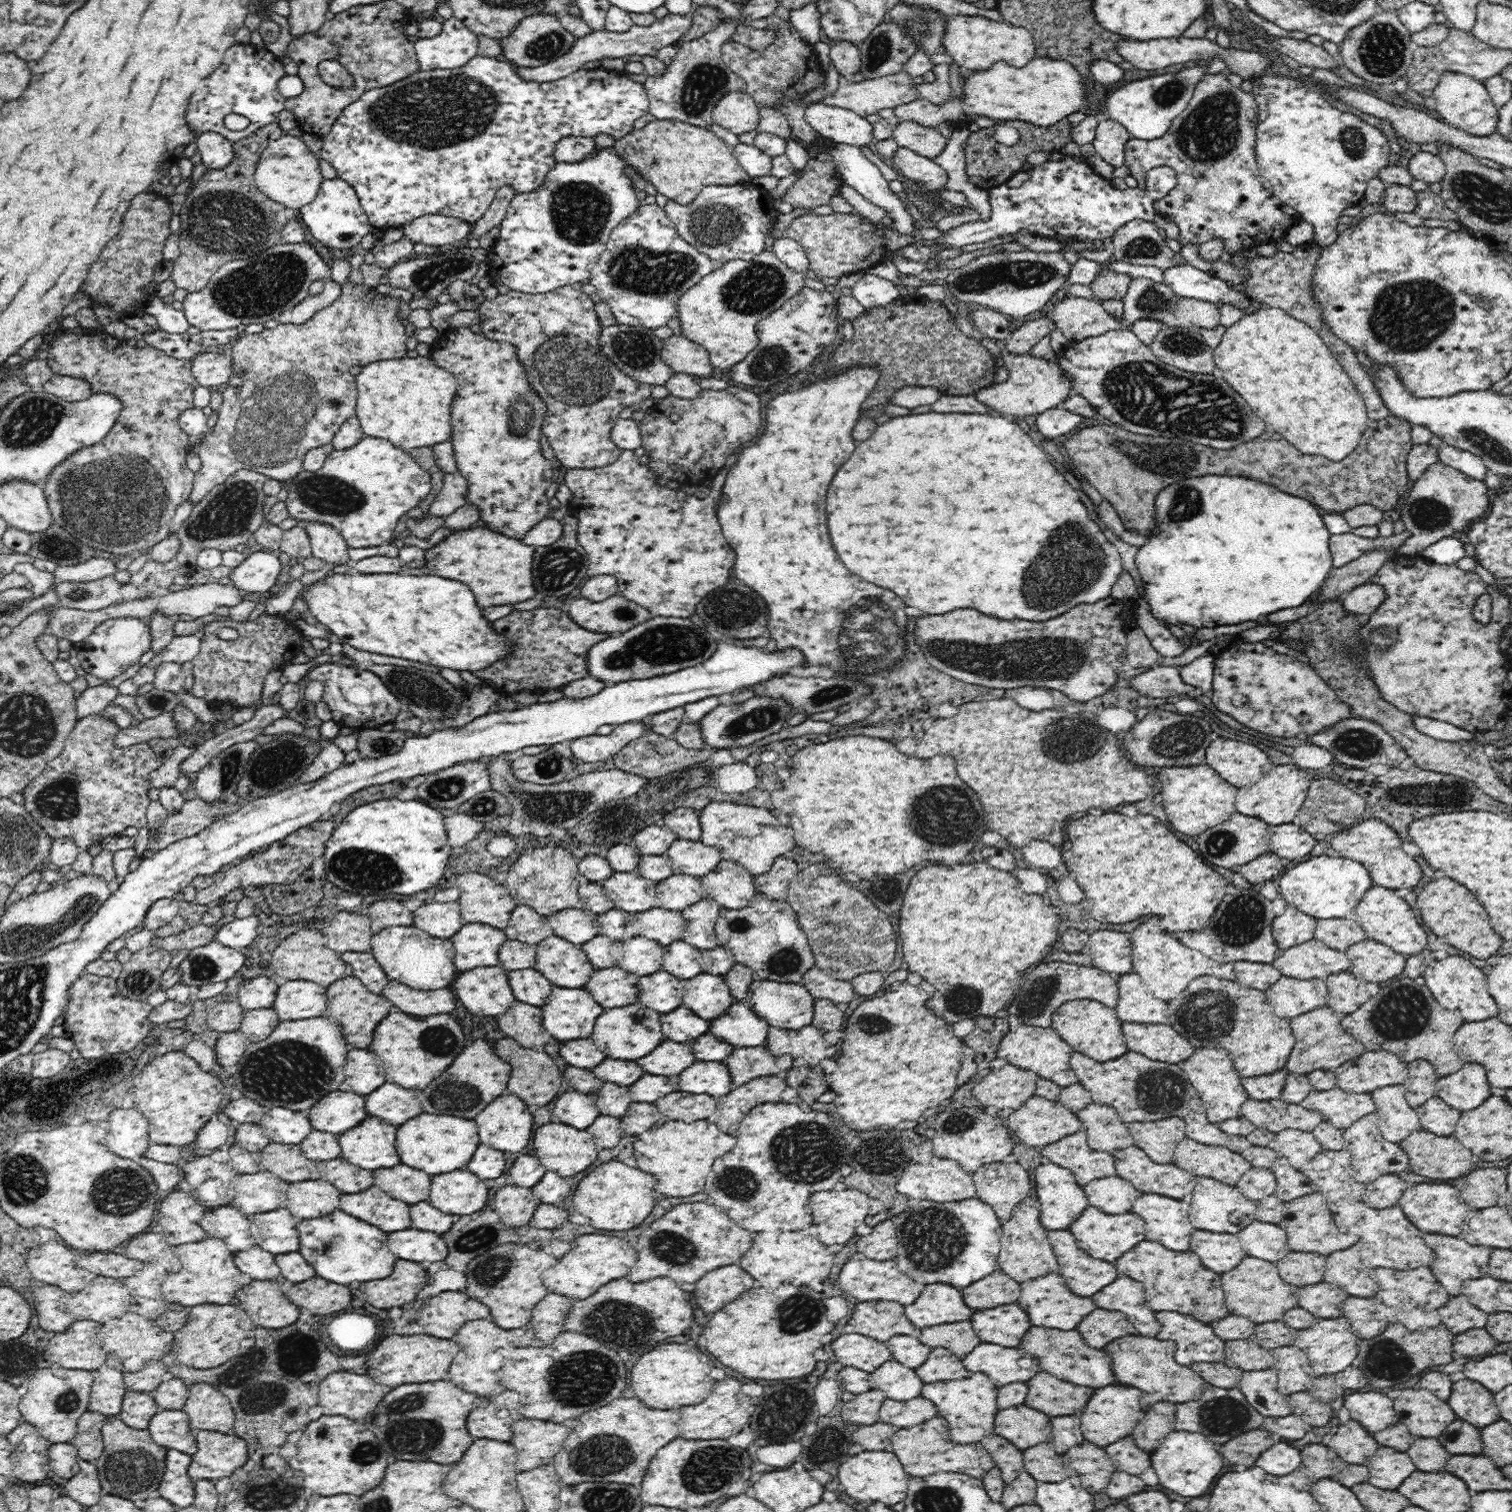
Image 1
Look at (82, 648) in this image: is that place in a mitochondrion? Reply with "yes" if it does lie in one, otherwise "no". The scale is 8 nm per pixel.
no

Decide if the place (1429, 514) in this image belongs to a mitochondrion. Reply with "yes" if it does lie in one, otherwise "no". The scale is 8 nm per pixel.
yes

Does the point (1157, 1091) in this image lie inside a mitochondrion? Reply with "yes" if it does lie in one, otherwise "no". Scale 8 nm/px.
yes

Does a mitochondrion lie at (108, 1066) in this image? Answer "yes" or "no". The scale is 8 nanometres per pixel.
no

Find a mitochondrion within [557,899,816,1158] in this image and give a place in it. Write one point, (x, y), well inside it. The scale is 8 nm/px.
(787, 960)

